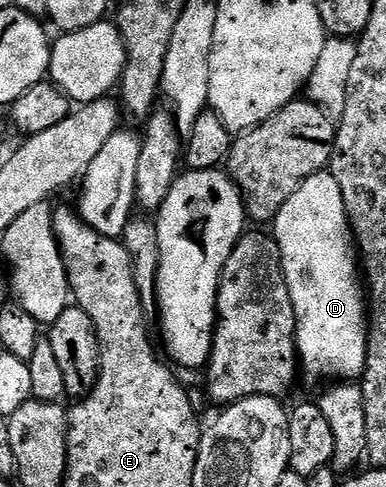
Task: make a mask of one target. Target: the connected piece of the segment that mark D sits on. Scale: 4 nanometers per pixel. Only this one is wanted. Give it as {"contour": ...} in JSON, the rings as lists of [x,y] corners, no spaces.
{"contour":[[[326,169],[307,177],[291,201],[279,209],[271,224],[271,234],[281,250],[281,264],[291,293],[297,322],[297,354],[300,366],[313,379],[325,381],[353,381],[365,373],[365,345],[367,342],[367,315],[363,310],[363,291],[357,288],[359,259],[355,254],[355,240],[349,229],[343,193],[333,172]]]}

